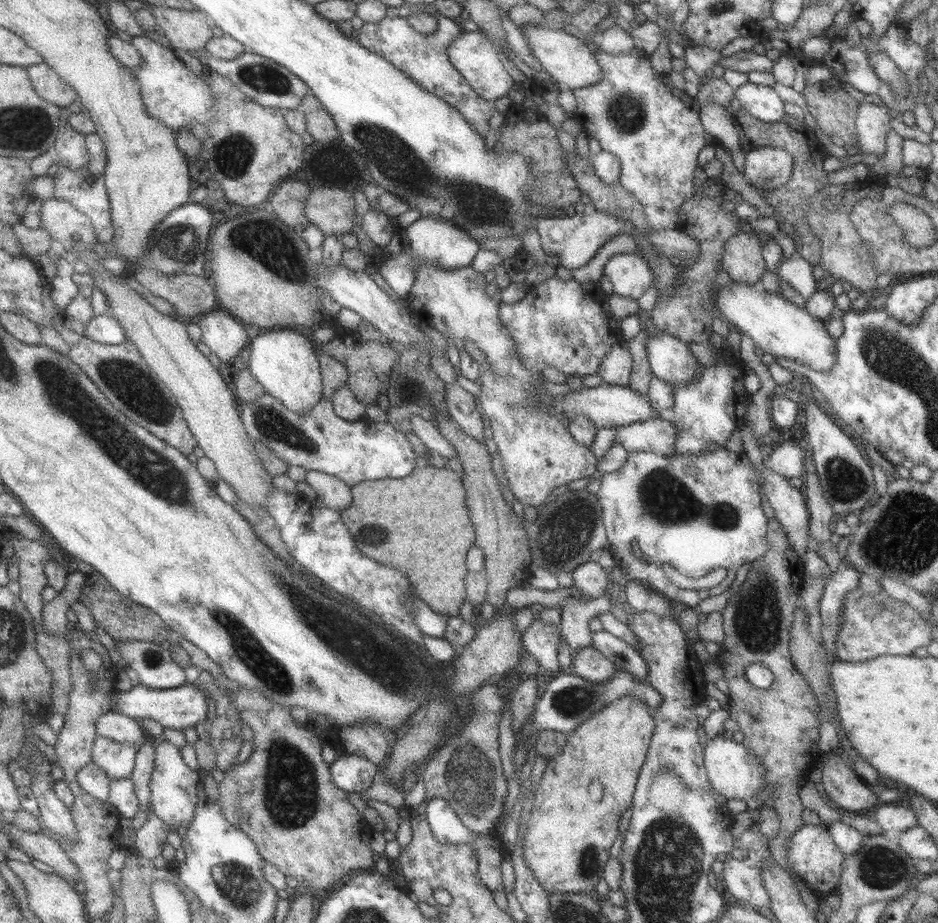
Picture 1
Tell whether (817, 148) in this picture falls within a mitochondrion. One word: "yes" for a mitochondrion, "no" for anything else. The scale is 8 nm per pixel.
no

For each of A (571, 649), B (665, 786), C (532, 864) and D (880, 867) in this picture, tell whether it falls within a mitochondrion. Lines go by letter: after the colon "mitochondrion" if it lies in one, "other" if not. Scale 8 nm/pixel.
A: other
B: other
C: other
D: mitochondrion

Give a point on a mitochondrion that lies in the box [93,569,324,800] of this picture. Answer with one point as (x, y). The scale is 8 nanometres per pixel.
(249, 650)

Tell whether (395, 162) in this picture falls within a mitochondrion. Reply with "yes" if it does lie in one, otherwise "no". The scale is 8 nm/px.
yes

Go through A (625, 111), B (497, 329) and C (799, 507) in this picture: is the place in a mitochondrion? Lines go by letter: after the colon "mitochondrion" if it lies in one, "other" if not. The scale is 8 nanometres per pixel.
A: mitochondrion
B: other
C: other

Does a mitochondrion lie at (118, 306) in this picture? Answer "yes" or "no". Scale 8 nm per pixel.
no

